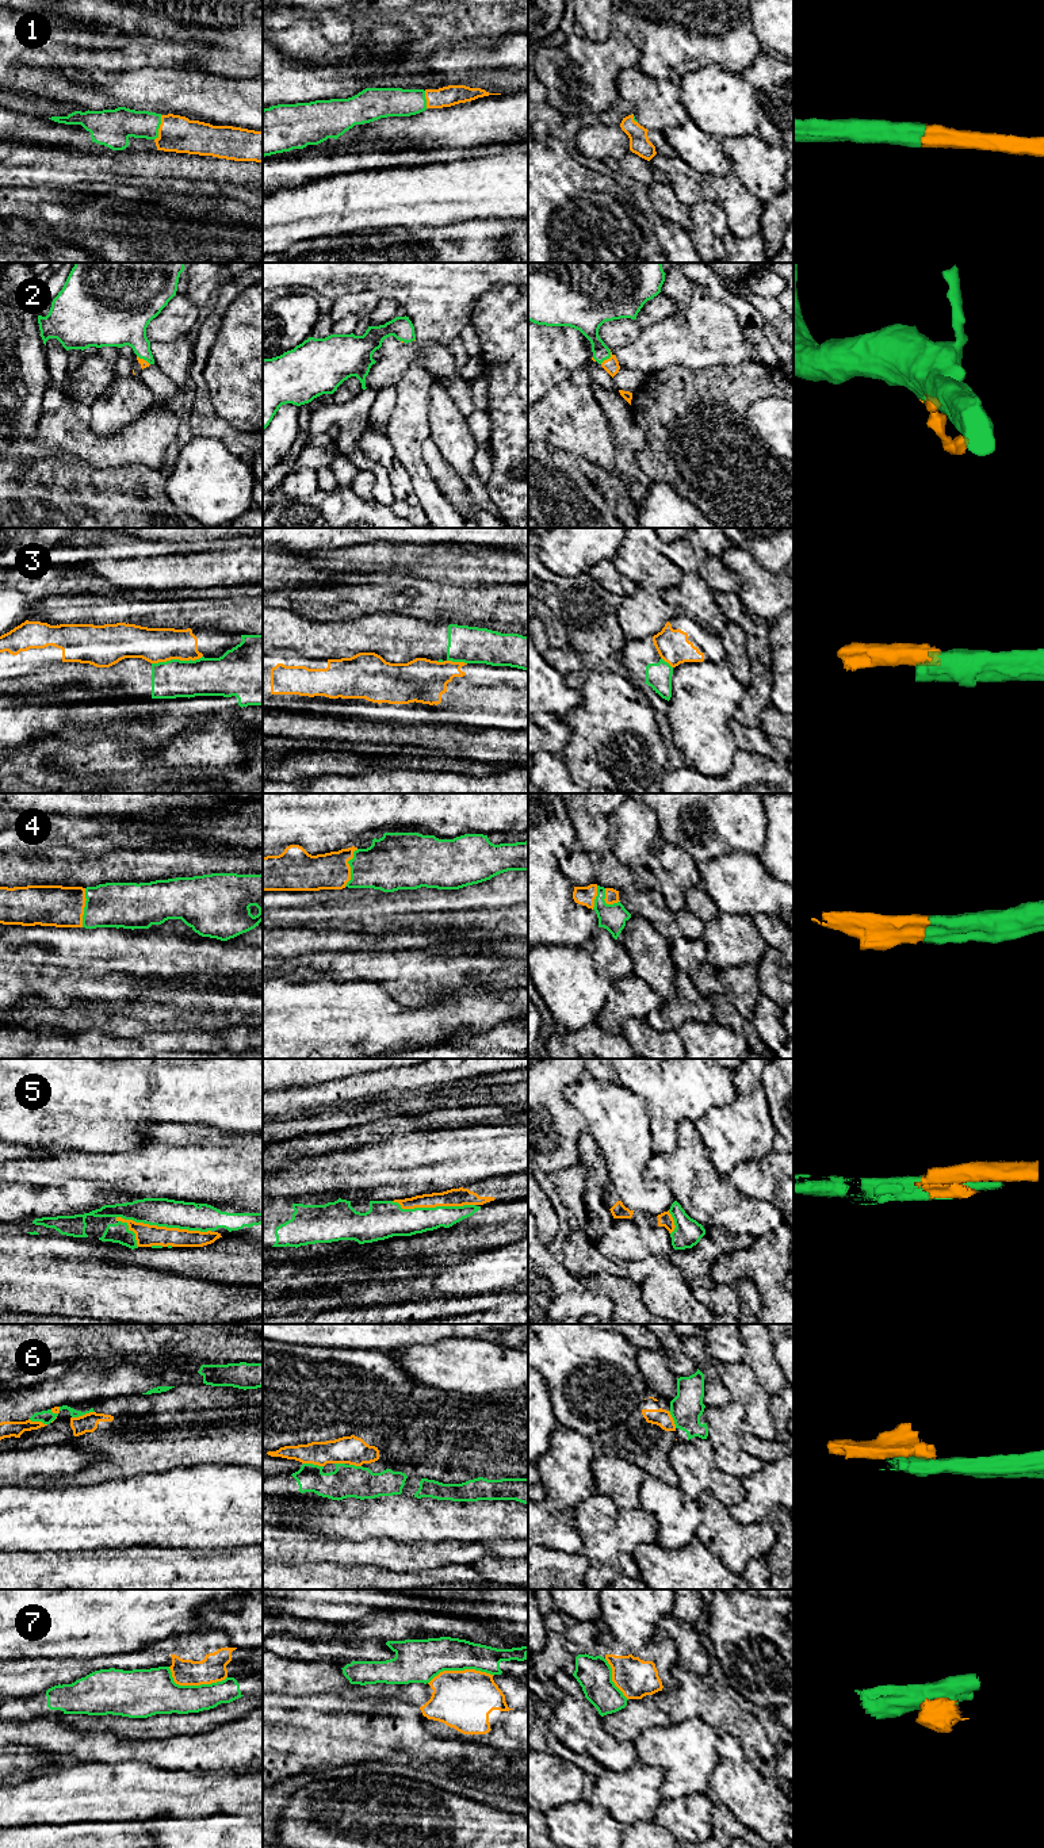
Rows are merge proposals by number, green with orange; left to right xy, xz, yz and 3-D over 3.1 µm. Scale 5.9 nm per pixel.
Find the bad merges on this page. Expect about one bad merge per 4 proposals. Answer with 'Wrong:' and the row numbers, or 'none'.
Wrong: 3, 6, 7

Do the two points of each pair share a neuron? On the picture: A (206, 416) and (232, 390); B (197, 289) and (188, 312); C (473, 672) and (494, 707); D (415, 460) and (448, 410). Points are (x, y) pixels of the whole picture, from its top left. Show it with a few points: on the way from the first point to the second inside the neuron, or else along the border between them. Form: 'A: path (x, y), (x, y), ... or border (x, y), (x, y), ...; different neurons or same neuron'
A: border (203, 378), (214, 410), (237, 429); different neurons
B: border (186, 293), (199, 308); different neurons
C: path (473, 681), (471, 687), (485, 697); same neuron
D: border (429, 404), (428, 436); different neurons

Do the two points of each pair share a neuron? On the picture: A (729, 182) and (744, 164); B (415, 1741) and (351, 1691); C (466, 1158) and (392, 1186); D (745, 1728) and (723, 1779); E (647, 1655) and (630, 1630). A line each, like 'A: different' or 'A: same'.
A: different
B: different
C: same
D: different
E: different

